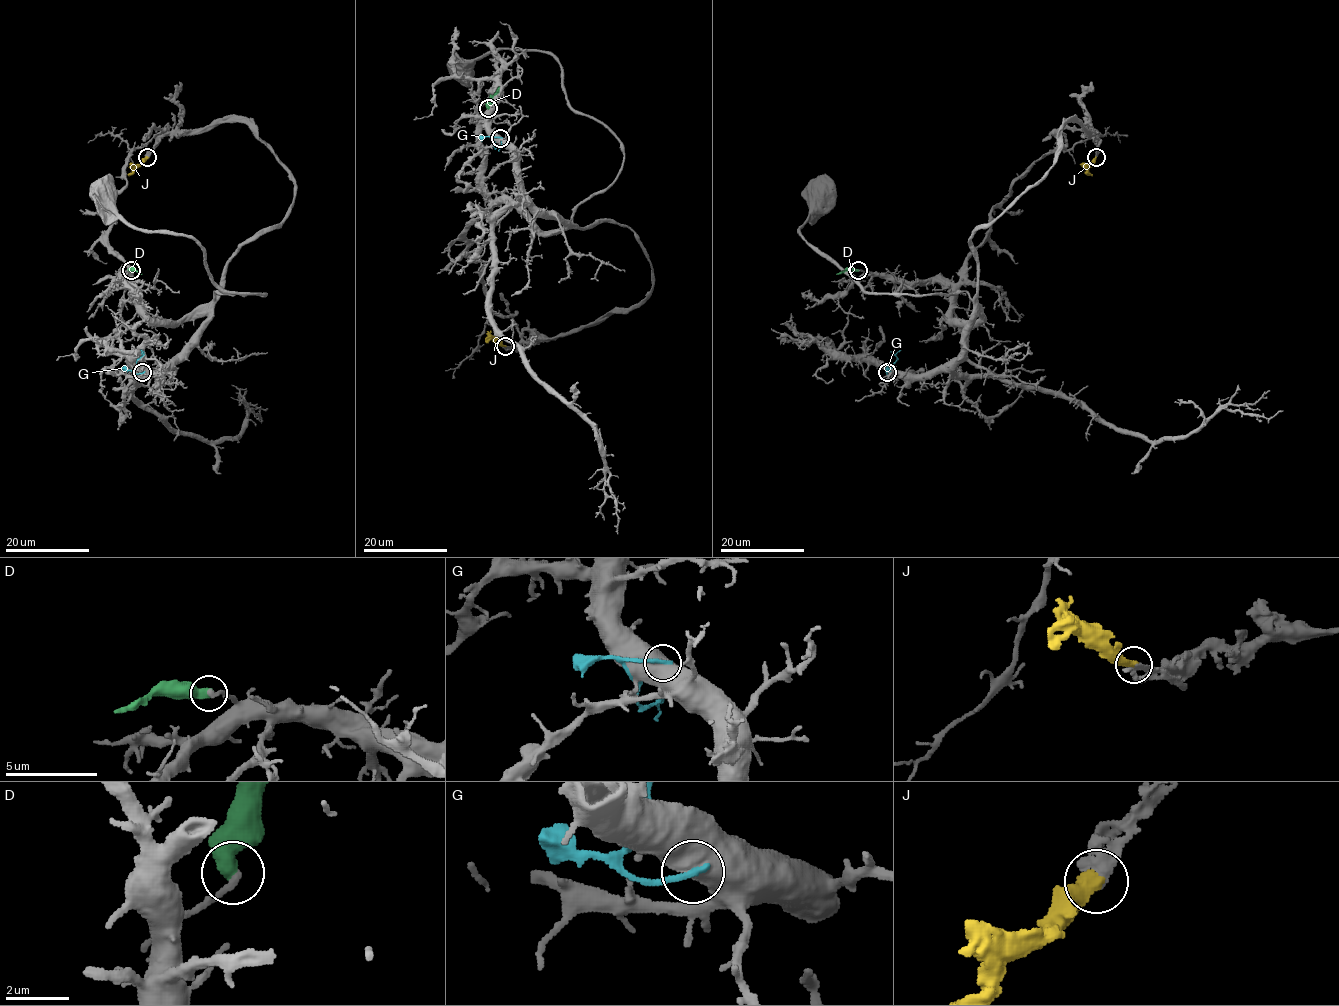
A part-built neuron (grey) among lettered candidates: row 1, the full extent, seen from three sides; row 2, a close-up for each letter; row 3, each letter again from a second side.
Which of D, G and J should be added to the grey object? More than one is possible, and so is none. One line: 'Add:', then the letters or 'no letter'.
Add: J

